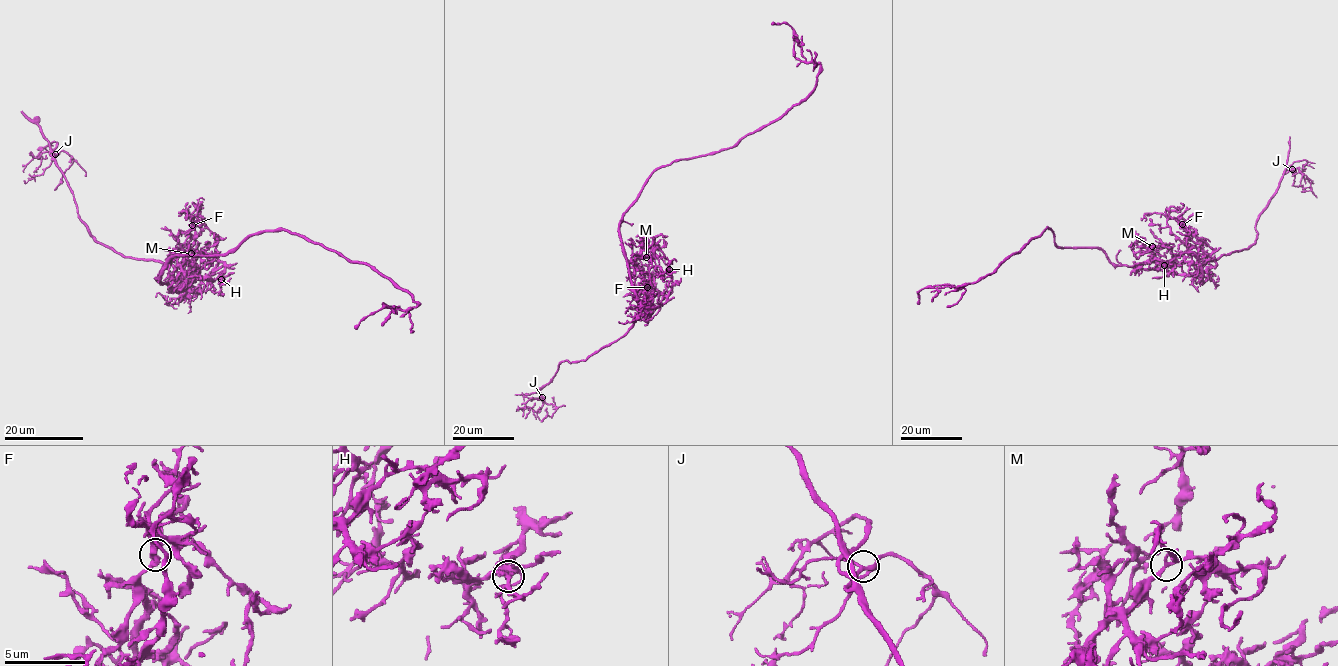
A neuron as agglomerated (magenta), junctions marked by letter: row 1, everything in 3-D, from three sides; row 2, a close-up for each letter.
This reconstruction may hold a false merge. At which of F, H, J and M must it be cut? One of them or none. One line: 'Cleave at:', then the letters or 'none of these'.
Cleave at: none of these

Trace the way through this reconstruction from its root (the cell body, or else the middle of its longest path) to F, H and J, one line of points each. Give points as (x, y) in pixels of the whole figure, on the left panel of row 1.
F: (168, 261), (157, 279), (177, 290), (190, 241), (188, 230), (192, 225)
H: (168, 261), (157, 279), (171, 289), (207, 263), (224, 264), (221, 279)
J: (168, 261), (157, 279), (177, 290), (180, 275), (170, 265), (124, 257), (100, 244), (78, 215), (55, 154)

